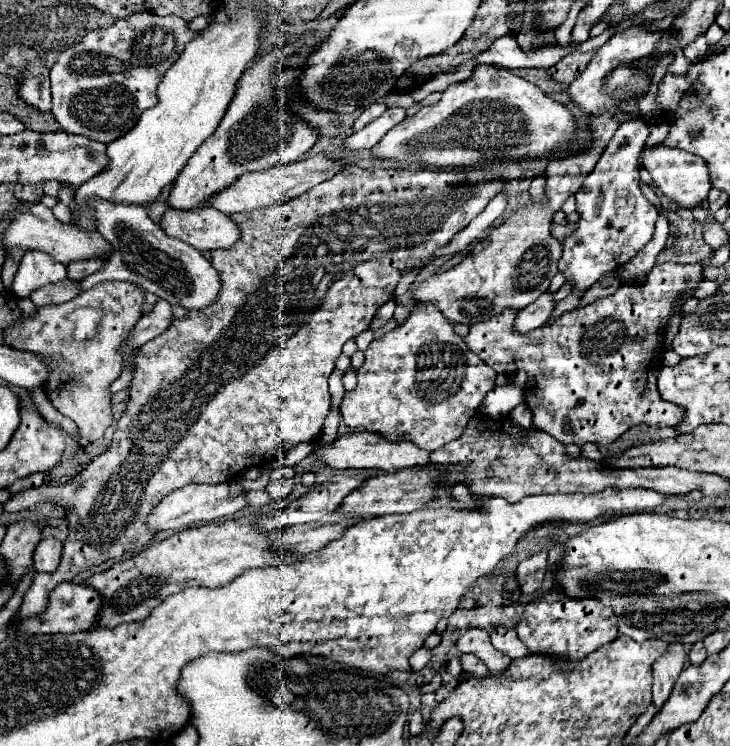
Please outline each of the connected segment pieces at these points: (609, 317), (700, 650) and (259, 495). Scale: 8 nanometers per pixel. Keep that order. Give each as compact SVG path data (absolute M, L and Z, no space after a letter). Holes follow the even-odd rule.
M664 262L664 264L658 264L650 270L648 274L648 280L642 284L642 286L620 286L616 294L612 296L606 296L606 298L600 298L596 300L594 304L586 306L586 308L576 308L568 314L564 314L562 318L558 318L556 322L552 322L550 326L540 326L528 334L516 334L512 330L512 318L516 316L514 310L504 310L504 314L498 314L496 318L490 318L488 322L480 322L476 326L470 328L470 334L464 338L464 342L468 344L468 348L478 354L490 368L494 368L496 372L504 372L504 374L510 374L510 372L516 372L516 366L524 368L526 374L528 374L528 380L526 380L526 404L528 408L532 410L532 424L534 428L538 430L544 430L548 432L550 436L554 436L558 442L562 444L576 444L576 446L584 446L586 442L592 442L592 444L612 444L614 440L618 440L626 430L630 430L632 426L638 426L638 424L648 424L648 426L676 426L676 422L680 422L682 418L682 410L676 408L676 404L668 404L660 398L658 390L656 390L656 374L660 370L660 360L662 360L662 354L666 352L664 348L664 334L666 334L666 326L670 322L670 314L672 314L672 306L678 302L682 304L688 296L692 296L692 290L702 282L702 266L696 266L696 264L688 264L688 266L682 266L682 264L674 264L674 262ZM570 422L570 426L574 428L574 434L568 436L564 434L564 424Z
M698 640L696 644L692 644L692 648L690 648L690 654L688 654L688 658L690 658L690 664L698 664L698 662L704 662L704 658L708 656L708 652L706 652L706 648L704 648L704 642L702 640Z
M256 490L256 492L248 494L248 502L250 502L252 506L256 506L256 508L264 508L266 504L270 504L270 496L268 496L268 492L264 492L264 490Z

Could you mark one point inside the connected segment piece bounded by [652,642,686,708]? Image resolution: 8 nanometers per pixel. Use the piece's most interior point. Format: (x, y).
(666, 669)

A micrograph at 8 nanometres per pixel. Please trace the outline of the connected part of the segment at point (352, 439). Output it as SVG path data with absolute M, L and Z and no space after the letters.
M350 432L340 438L336 438L328 446L320 446L314 450L316 460L324 462L330 468L336 470L384 470L384 472L396 472L402 468L416 468L416 466L428 466L428 452L420 450L418 446L412 446L406 438L398 442L390 442L388 438L374 434L374 432Z

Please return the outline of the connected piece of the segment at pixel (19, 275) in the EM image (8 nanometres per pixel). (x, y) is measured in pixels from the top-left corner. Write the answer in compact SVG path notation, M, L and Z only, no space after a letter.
M28 250L20 260L20 268L16 272L11 291L16 298L27 298L39 286L60 282L64 278L66 278L64 264L56 262L46 252Z

